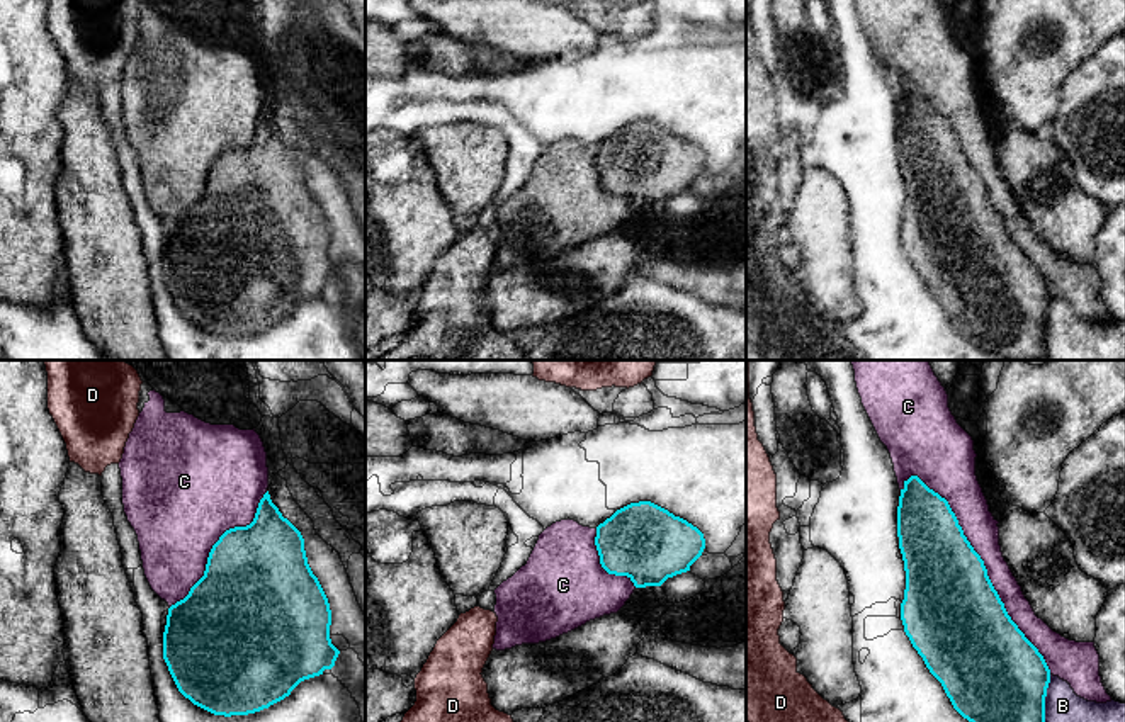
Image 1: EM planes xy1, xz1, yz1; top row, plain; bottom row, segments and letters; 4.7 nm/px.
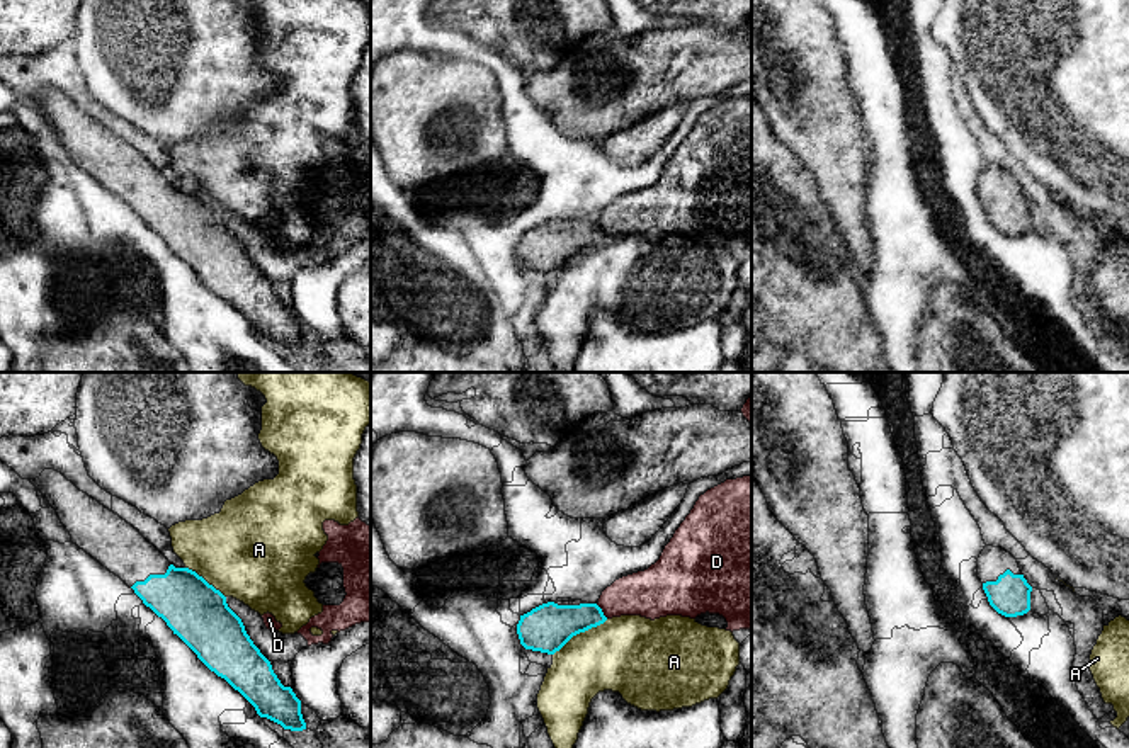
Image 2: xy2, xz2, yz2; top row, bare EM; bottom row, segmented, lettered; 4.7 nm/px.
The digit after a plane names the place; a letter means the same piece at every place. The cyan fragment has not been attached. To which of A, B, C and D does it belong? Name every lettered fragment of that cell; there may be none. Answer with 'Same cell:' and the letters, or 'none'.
Same cell: none

